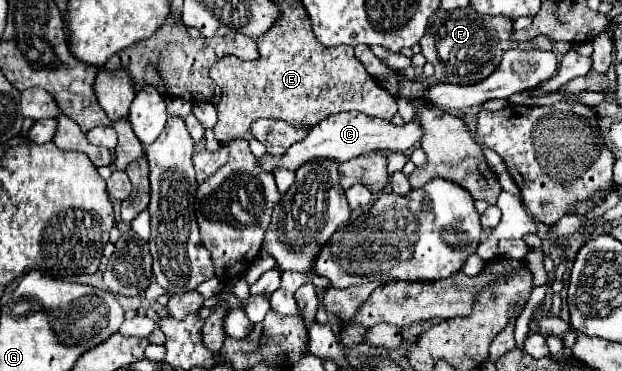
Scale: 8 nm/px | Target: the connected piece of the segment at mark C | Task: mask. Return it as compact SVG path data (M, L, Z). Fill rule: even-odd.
M340 112L334 116L324 118L322 122L318 122L304 140L292 144L286 154L282 156L272 156L272 154L264 154L258 164L262 170L266 172L274 172L278 168L286 168L290 172L296 172L302 164L306 164L308 160L320 160L320 158L330 158L336 162L346 162L350 158L368 154L368 152L376 152L376 150L388 150L388 152L406 152L408 148L412 148L422 136L422 128L418 122L408 122L404 126L394 126L388 120L380 120L374 116L366 116L362 112Z

